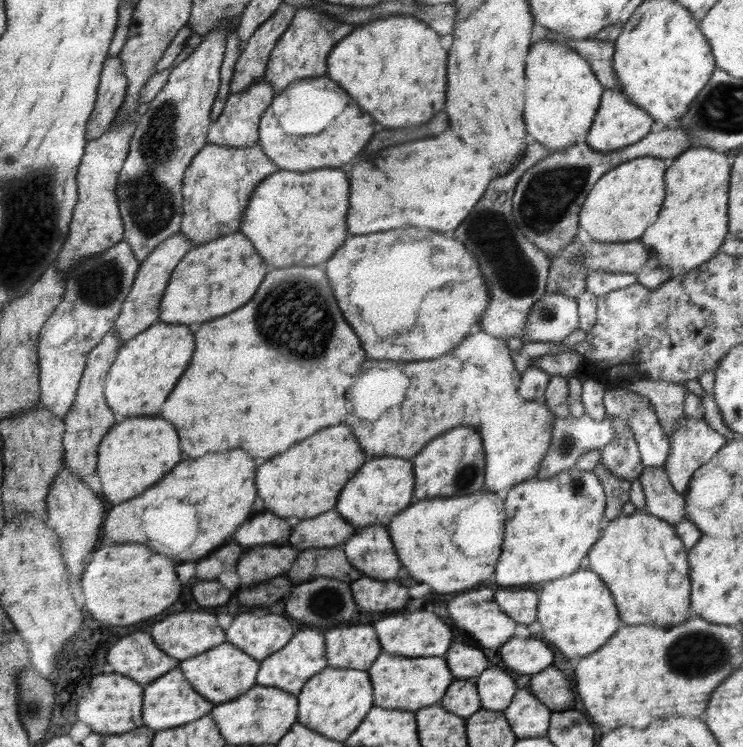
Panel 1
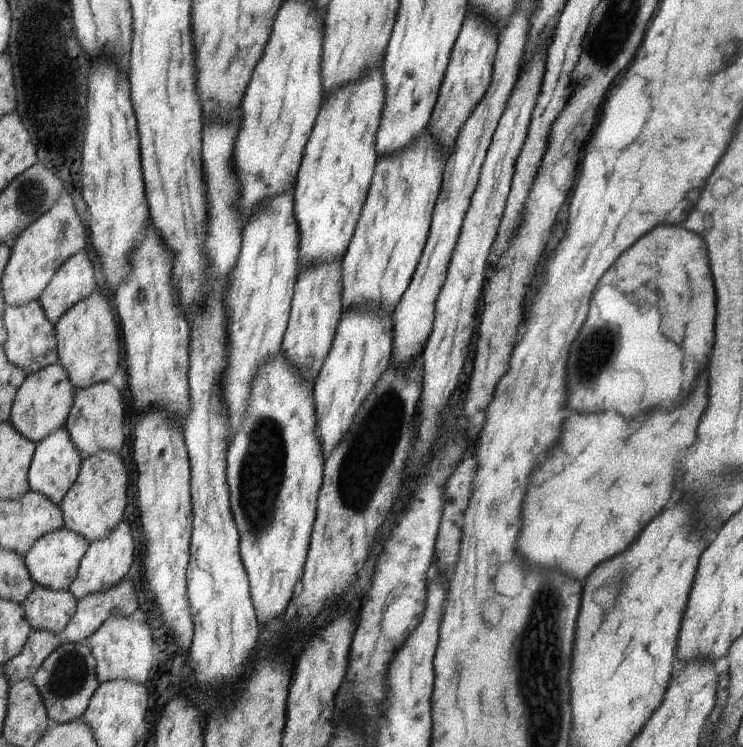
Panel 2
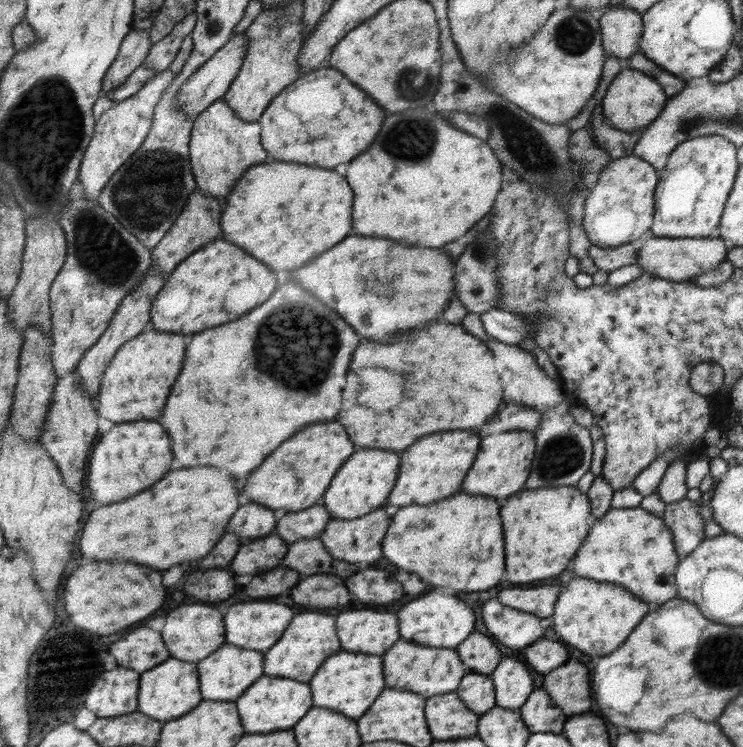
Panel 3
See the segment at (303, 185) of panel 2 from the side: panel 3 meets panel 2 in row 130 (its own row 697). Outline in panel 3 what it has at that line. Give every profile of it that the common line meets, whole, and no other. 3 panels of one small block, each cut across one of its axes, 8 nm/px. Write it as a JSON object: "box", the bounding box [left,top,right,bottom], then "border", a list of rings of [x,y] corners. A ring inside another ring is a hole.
{"box":[309,652,385,718],"border":[[[339,652],[330,656],[309,682],[315,692],[315,706],[341,712],[349,718],[361,718],[385,690],[383,666],[383,657],[375,654]]]}

